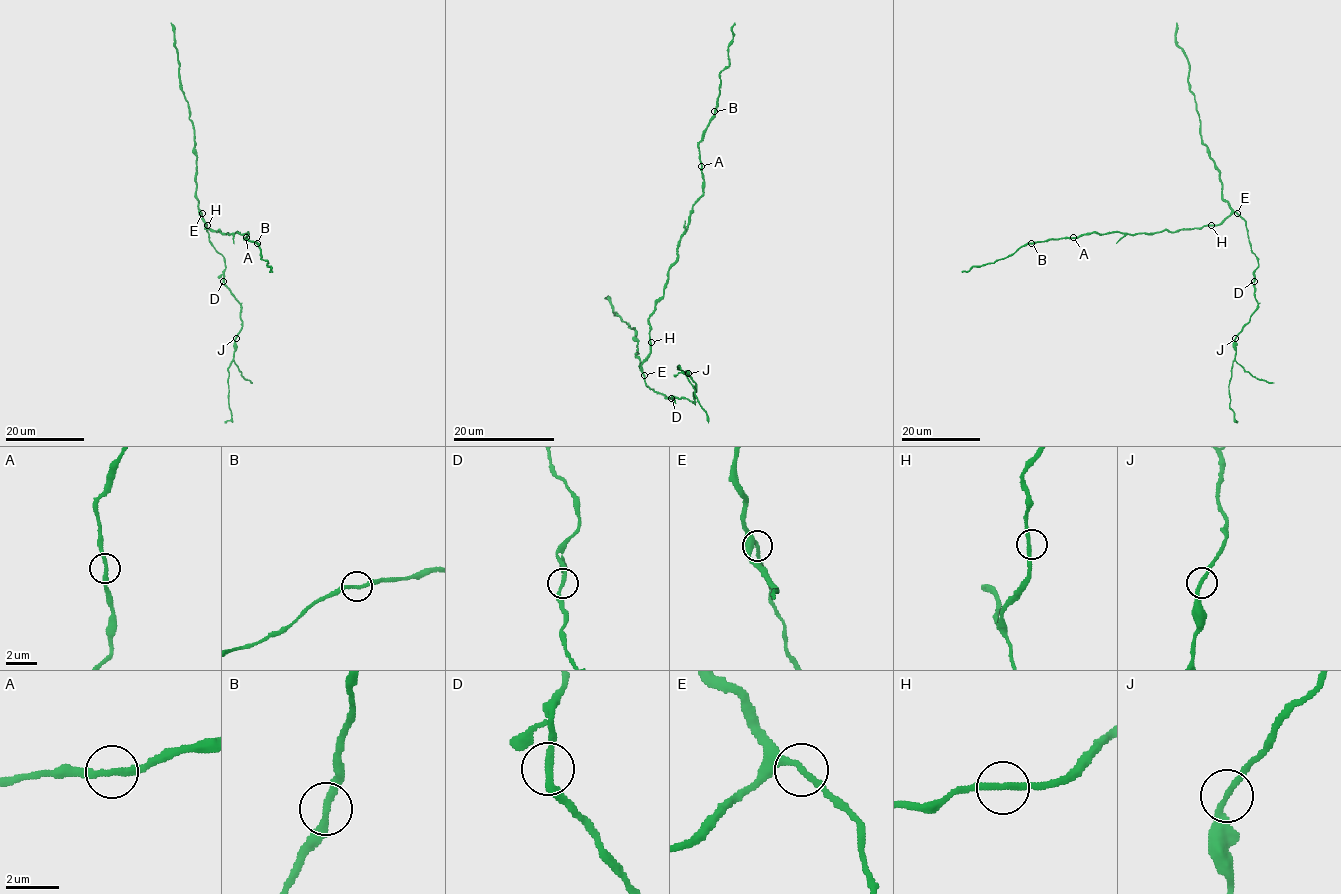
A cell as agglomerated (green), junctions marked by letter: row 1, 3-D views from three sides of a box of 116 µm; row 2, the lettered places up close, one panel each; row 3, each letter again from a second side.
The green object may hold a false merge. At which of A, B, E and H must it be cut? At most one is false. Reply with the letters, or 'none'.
none

